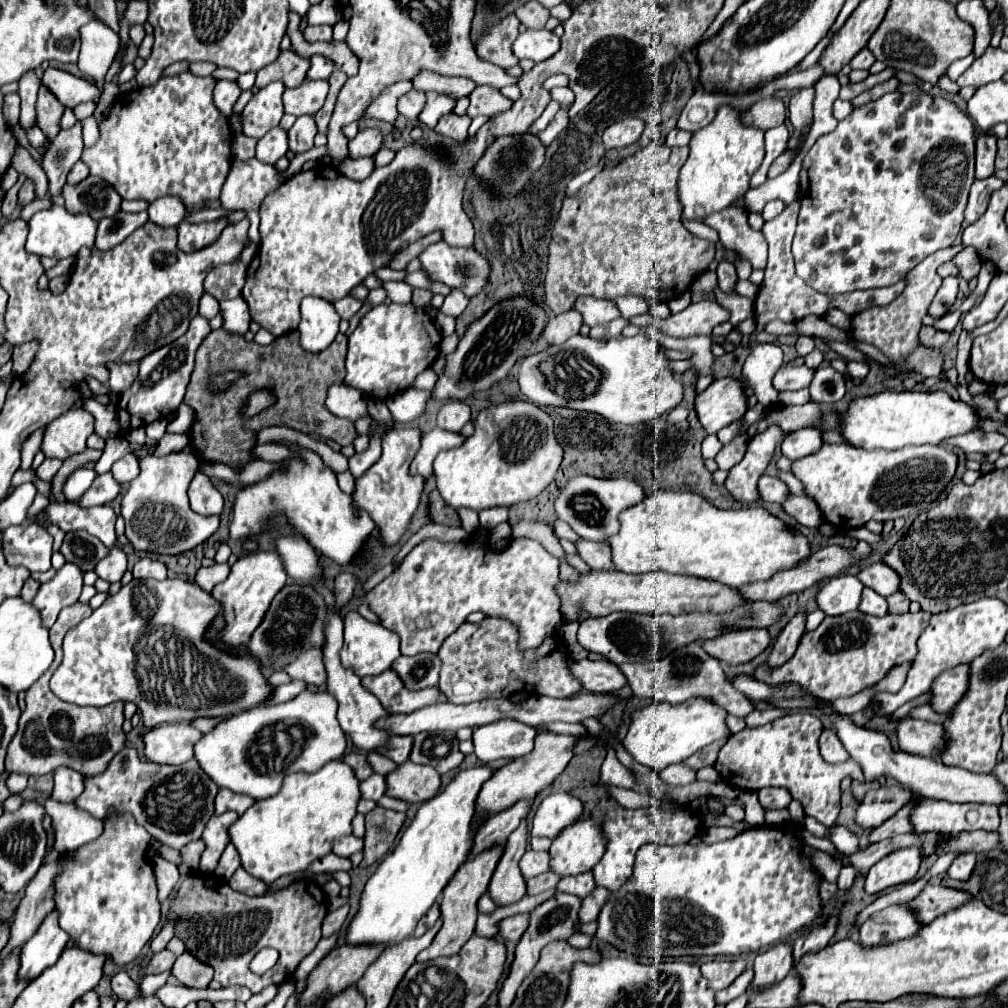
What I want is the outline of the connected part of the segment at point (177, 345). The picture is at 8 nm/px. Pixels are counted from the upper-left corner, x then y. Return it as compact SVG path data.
M201 315L193 317L187 333L179 337L177 341L163 345L161 349L155 349L153 353L145 355L141 359L141 371L137 375L137 381L129 389L125 389L117 401L117 417L119 417L119 433L129 433L131 429L145 427L153 423L155 419L165 419L173 415L179 407L179 403L185 397L185 389L189 385L189 377L195 367L195 351L201 345L201 341L211 333L209 321Z

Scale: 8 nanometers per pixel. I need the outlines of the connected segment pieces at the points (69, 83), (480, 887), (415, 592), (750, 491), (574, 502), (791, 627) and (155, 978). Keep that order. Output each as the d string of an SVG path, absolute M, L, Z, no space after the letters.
M47 67L45 75L43 75L43 85L47 85L51 89L51 93L55 93L57 99L65 107L75 107L79 103L95 101L101 95L97 85L93 85L81 77L75 77L67 71L55 69L55 67Z
M493 847L489 851L479 853L477 857L469 857L459 867L455 877L447 883L447 887L443 889L443 899L441 899L441 921L443 921L443 925L441 925L439 933L435 935L433 943L417 955L419 963L429 961L429 959L437 959L437 957L455 955L469 941L469 937L473 935L473 929L475 929L475 921L477 921L477 901L483 893L487 893L491 875L497 867L497 861L499 861L501 853L503 853L501 847Z
M475 531L467 541L461 541L461 543L445 543L445 541L439 541L439 539L425 539L421 541L419 545L415 545L411 549L411 553L395 567L395 571L385 577L379 585L375 585L369 593L367 593L367 603L369 607L381 617L381 625L385 625L387 629L393 629L399 637L401 637L401 653L403 655L415 655L415 653L423 653L423 651L431 651L431 653L437 653L441 643L457 631L457 627L467 619L469 613L473 611L481 611L485 613L487 617L509 617L509 621L513 621L515 625L521 627L521 649L527 649L527 647L537 647L541 645L541 641L545 639L545 633L549 633L549 629L559 629L561 627L561 599L555 591L555 585L559 583L559 561L557 557L553 557L551 553L547 553L537 541L533 539L527 539L527 537L515 537L509 541L509 545L501 551L493 549L491 543L489 543L489 531Z
M769 425L763 433L755 435L747 443L743 459L729 469L725 487L741 503L759 501L757 481L765 473L767 465L775 455L775 447L785 439L785 431L779 425Z
M581 475L567 483L563 493L555 501L557 517L567 521L583 539L587 541L609 541L621 527L619 515L621 511L641 503L645 499L643 487L633 479L595 479L589 475Z
M799 611L781 631L767 663L769 665L781 665L781 661L789 659L793 655L793 649L797 647L797 641L801 637L801 633L805 631L805 619L807 619L807 611Z
M171 970L160 974L147 975L140 982L140 989L144 997L153 995L157 990L163 986L171 975Z

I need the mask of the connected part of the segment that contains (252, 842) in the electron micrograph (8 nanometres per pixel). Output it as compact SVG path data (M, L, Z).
M341 759L329 761L315 773L287 775L277 797L255 801L229 829L243 869L265 883L273 883L283 875L305 871L313 861L331 853L335 839L353 833L351 823L361 799L359 783L353 767Z

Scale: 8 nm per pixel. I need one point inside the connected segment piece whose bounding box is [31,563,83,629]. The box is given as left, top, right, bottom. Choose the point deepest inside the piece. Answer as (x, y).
(64, 589)

